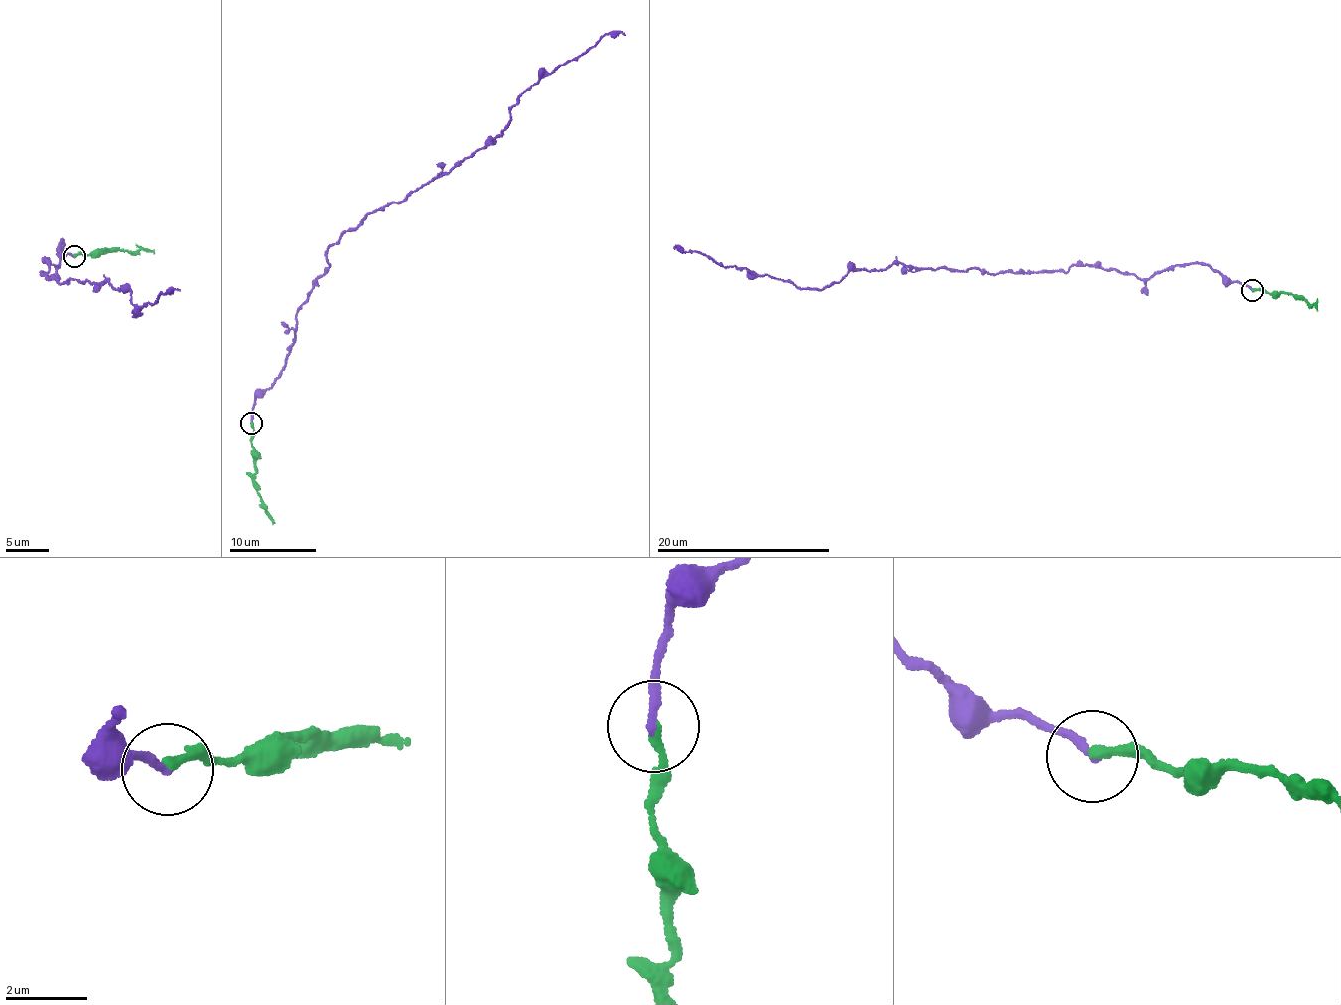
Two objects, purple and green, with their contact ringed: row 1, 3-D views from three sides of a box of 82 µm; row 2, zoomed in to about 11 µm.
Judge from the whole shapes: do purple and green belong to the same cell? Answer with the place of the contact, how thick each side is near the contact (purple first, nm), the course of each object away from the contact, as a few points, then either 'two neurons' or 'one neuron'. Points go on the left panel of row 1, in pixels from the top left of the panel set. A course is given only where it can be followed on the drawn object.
at (74, 256); 200 nm thick on the purple side, 220 nm on the other; purple runs (74, 256), (60, 240), (59, 264), (41, 274), (108, 280), (130, 292), (133, 315), (179, 290); green runs (74, 256), (114, 248), (155, 254); two neurons

